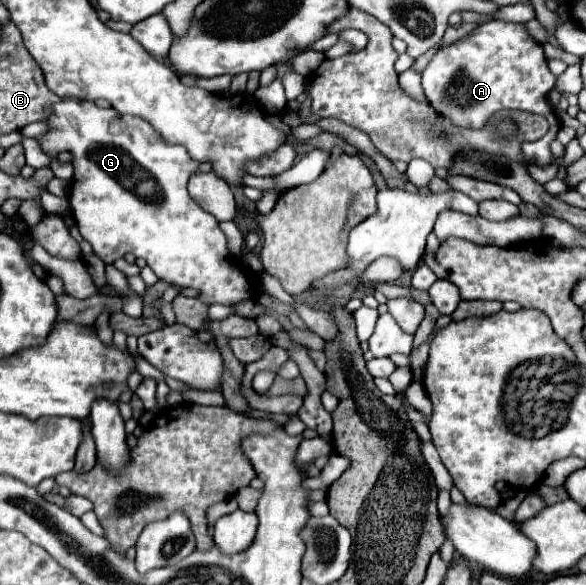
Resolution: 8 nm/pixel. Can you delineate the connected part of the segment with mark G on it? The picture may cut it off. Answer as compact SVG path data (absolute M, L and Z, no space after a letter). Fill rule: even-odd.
M64 97L62 101L58 101L54 107L52 107L52 115L46 119L48 125L50 125L50 131L42 137L38 137L42 149L52 157L60 151L70 151L74 155L72 163L74 163L74 181L72 181L72 191L70 191L70 207L72 207L72 213L74 213L74 219L76 219L76 225L80 229L80 235L92 245L94 253L104 261L104 263L114 263L116 259L124 257L126 253L134 253L136 257L142 257L146 259L148 267L152 267L152 271L166 283L170 285L176 285L176 287L194 287L198 291L202 291L200 299L204 299L208 305L210 303L224 303L224 305L234 305L238 301L244 301L244 299L250 299L250 277L246 277L246 273L242 269L238 269L232 261L230 261L230 253L228 253L228 247L226 247L226 237L224 233L220 231L218 227L218 221L206 213L204 209L200 209L188 195L186 191L186 185L188 185L188 179L192 173L196 173L198 169L198 161L194 161L186 147L184 145L176 145L176 143L166 143L162 139L162 135L158 131L152 129L152 125L148 125L148 121L140 119L140 117L134 117L134 115L120 115L116 113L116 109L100 109L96 107L92 101L84 101L84 99L74 99L74 97Z

